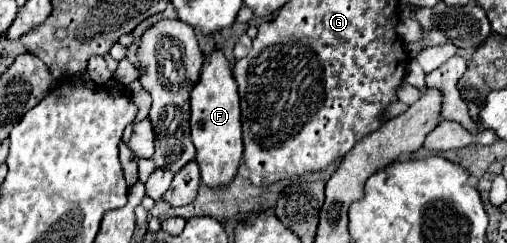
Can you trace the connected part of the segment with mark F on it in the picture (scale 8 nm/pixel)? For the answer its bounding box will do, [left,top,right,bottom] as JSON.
[190,49,242,187]

